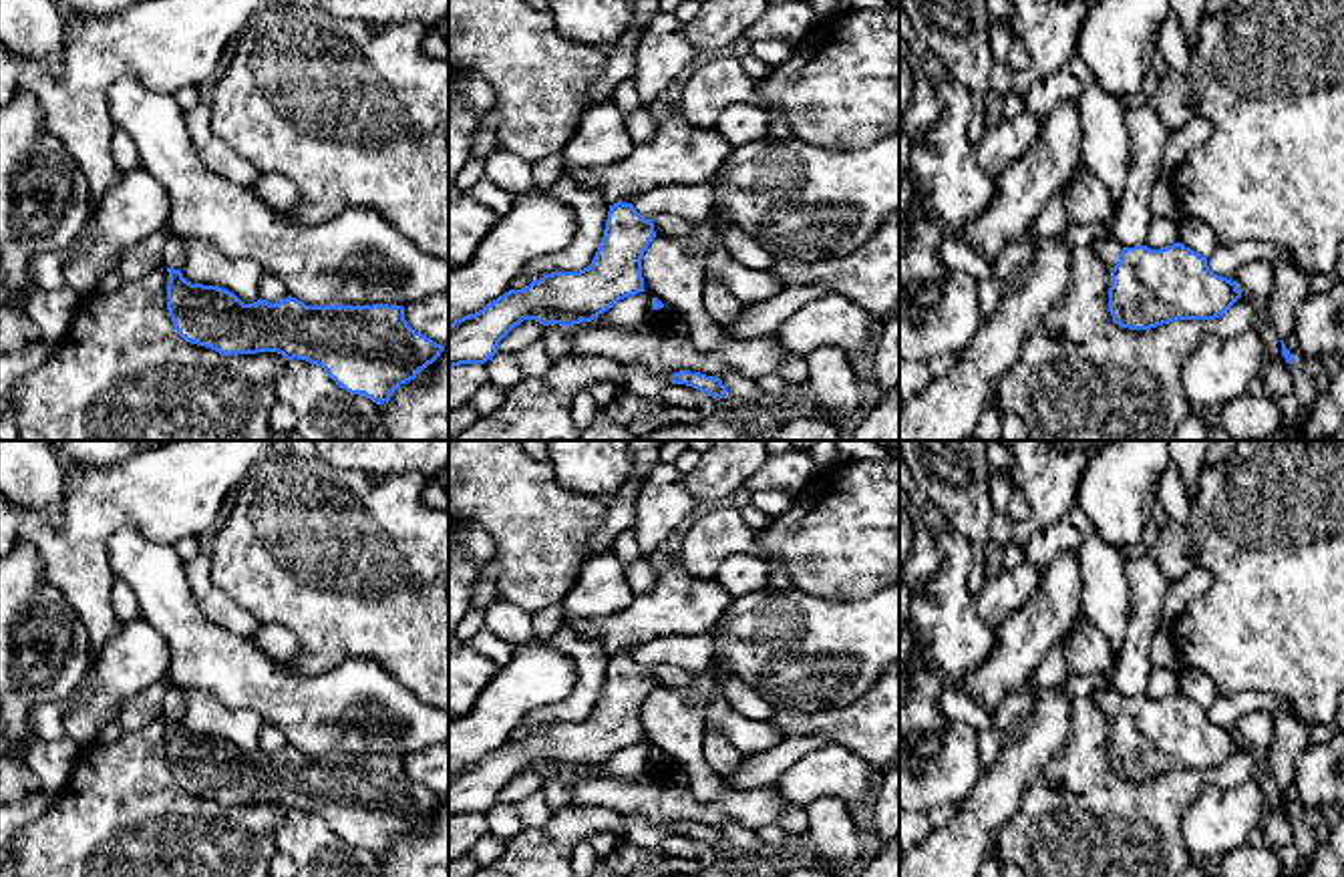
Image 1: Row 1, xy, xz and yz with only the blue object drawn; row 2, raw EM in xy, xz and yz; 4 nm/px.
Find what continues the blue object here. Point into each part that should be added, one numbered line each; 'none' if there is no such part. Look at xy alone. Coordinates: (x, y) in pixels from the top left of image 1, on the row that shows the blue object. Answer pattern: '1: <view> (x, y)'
1: xy (174, 254)

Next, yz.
1: yz (1107, 250)

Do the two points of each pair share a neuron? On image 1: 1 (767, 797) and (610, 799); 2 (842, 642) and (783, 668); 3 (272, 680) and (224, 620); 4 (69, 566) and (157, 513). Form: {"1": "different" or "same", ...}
{"1": "same", "2": "same", "3": "different", "4": "same"}

